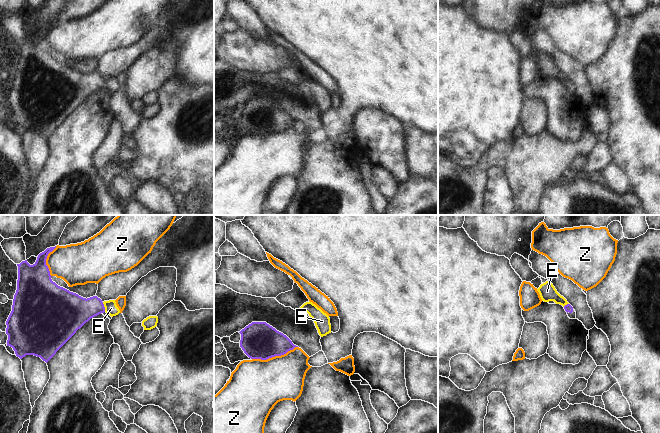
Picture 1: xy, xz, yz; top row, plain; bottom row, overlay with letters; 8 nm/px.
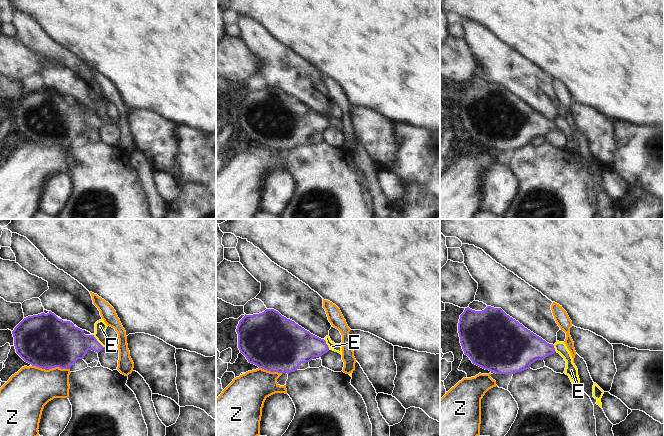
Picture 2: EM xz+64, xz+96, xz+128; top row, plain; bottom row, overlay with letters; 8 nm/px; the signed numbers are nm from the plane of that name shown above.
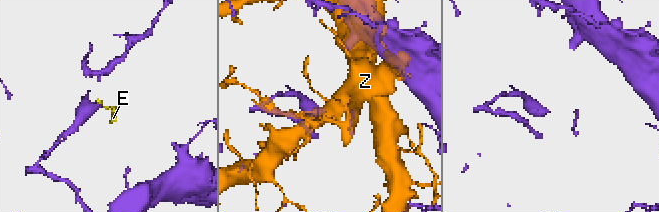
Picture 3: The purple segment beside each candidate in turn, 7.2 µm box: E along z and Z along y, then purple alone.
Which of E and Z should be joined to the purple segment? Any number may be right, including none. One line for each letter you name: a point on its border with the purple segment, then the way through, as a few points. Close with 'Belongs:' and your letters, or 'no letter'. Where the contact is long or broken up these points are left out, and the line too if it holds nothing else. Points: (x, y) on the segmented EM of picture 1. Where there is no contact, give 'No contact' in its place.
Belongs: no letter.

